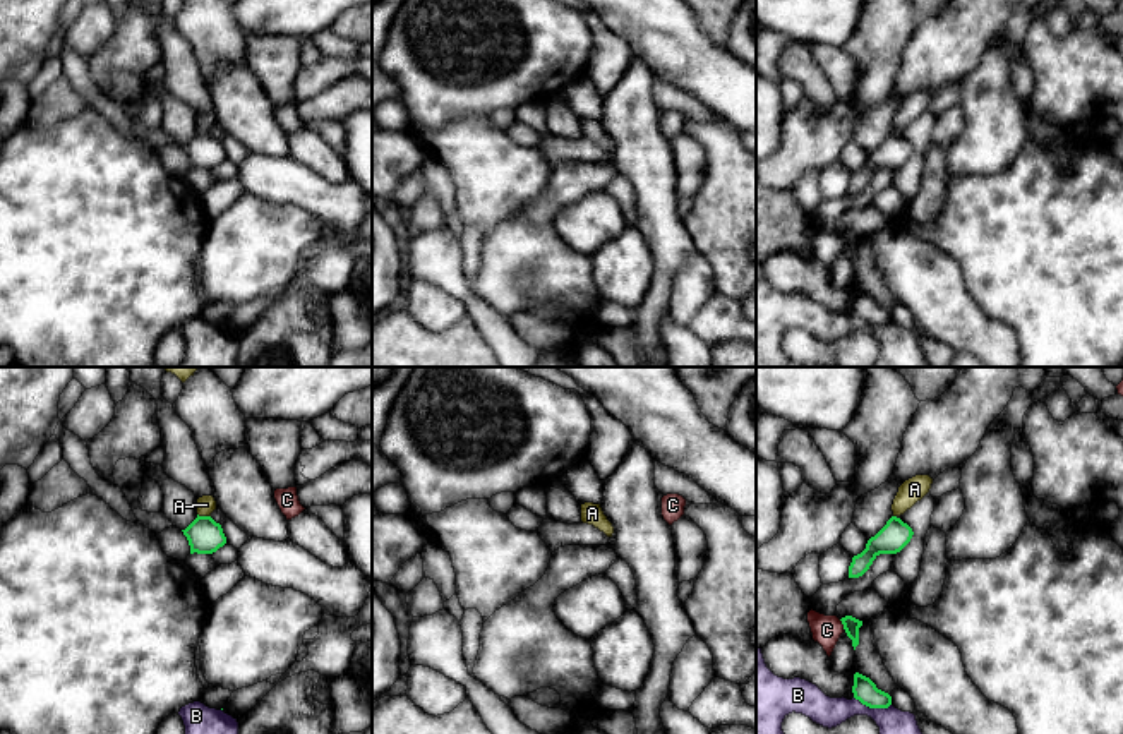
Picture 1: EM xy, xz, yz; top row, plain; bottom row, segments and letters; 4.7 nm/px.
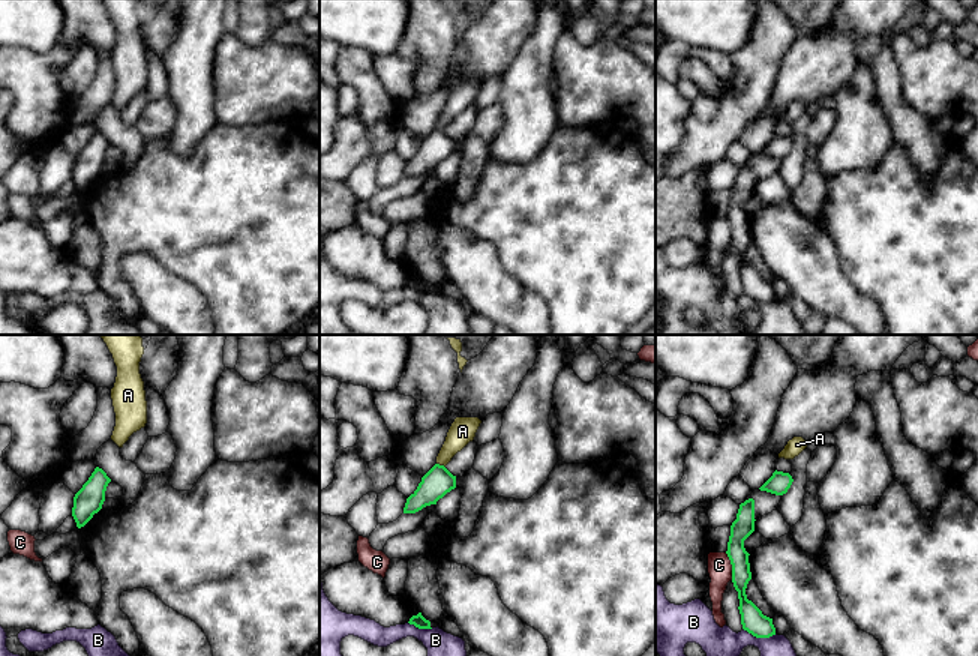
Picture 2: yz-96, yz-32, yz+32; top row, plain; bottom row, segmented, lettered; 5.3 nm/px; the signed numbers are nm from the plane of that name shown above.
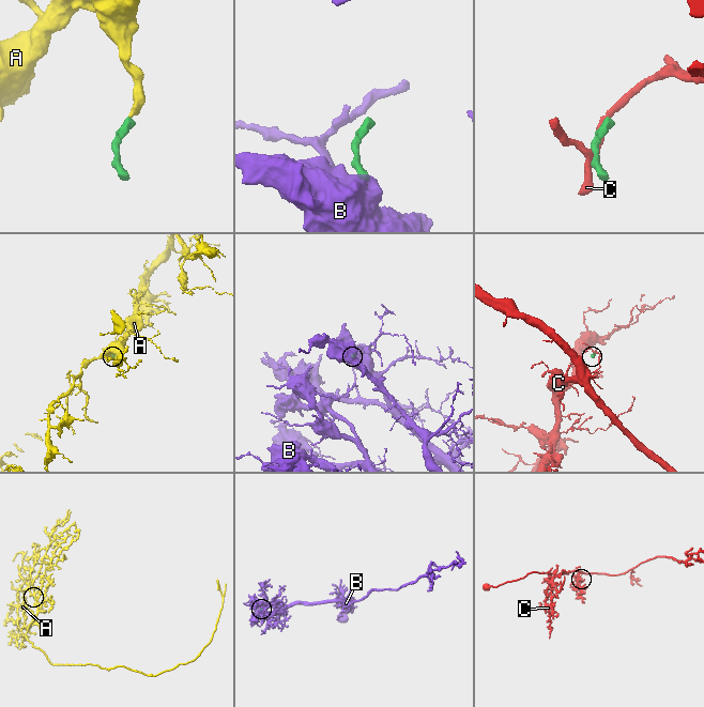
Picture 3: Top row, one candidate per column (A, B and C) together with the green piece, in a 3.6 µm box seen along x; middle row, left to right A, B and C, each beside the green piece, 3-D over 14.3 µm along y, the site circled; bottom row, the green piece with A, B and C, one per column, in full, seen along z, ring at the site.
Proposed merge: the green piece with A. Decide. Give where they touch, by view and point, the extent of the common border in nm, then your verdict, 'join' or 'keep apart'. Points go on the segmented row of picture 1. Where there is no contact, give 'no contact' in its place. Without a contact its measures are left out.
xy (204, 517) | 70 nm | join

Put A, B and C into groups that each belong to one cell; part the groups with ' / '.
A / B / C

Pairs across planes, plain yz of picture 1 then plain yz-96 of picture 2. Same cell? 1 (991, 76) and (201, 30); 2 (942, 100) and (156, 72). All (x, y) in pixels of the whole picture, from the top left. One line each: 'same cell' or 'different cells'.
1: same cell
2: same cell

